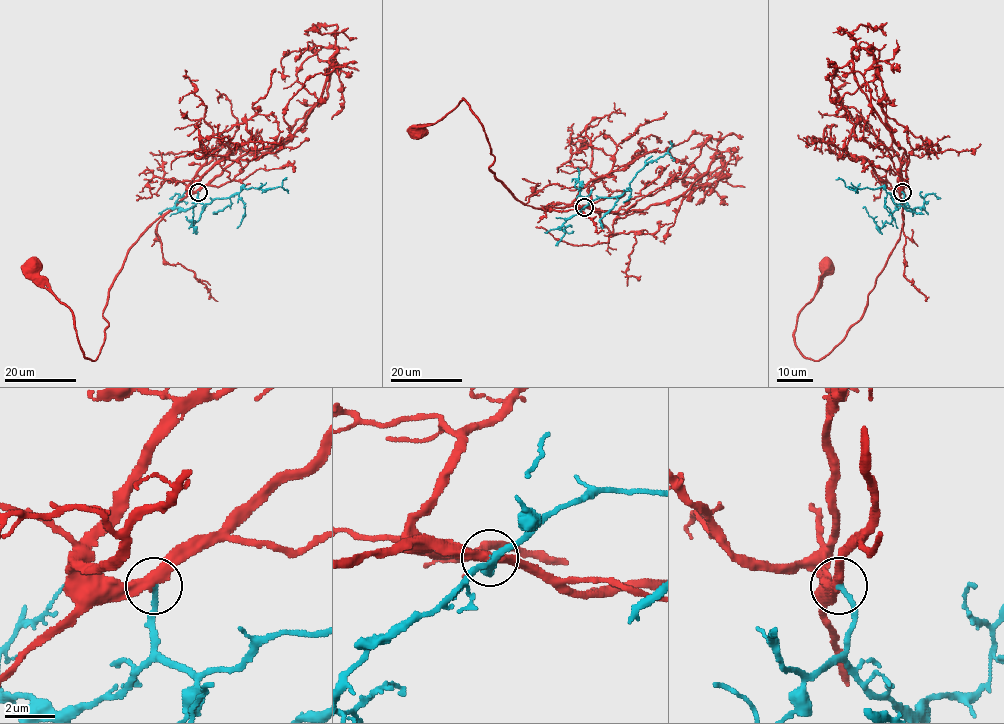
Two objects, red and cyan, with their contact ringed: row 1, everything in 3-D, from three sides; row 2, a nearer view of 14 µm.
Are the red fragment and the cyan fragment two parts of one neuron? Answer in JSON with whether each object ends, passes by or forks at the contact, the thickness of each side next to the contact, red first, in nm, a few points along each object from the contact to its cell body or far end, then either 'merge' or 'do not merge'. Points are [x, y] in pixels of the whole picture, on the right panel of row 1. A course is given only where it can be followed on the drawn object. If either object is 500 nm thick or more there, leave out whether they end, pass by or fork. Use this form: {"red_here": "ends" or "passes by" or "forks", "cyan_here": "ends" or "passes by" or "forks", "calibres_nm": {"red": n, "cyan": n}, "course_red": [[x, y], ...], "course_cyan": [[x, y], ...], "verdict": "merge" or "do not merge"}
{"red_here": "passes by", "cyan_here": "ends", "calibres_nm": {"red": 400, "cyan": 220}, "course_red": [[902, 191], [903, 228], [863, 316], [816, 361], [804, 356], [794, 330], [798, 312], [813, 298], [827, 267]], "course_cyan": [[902, 191], [903, 200], [895, 204], [881, 187], [855, 189], [846, 187], [842, 179], [835, 180]], "verdict": "merge"}

